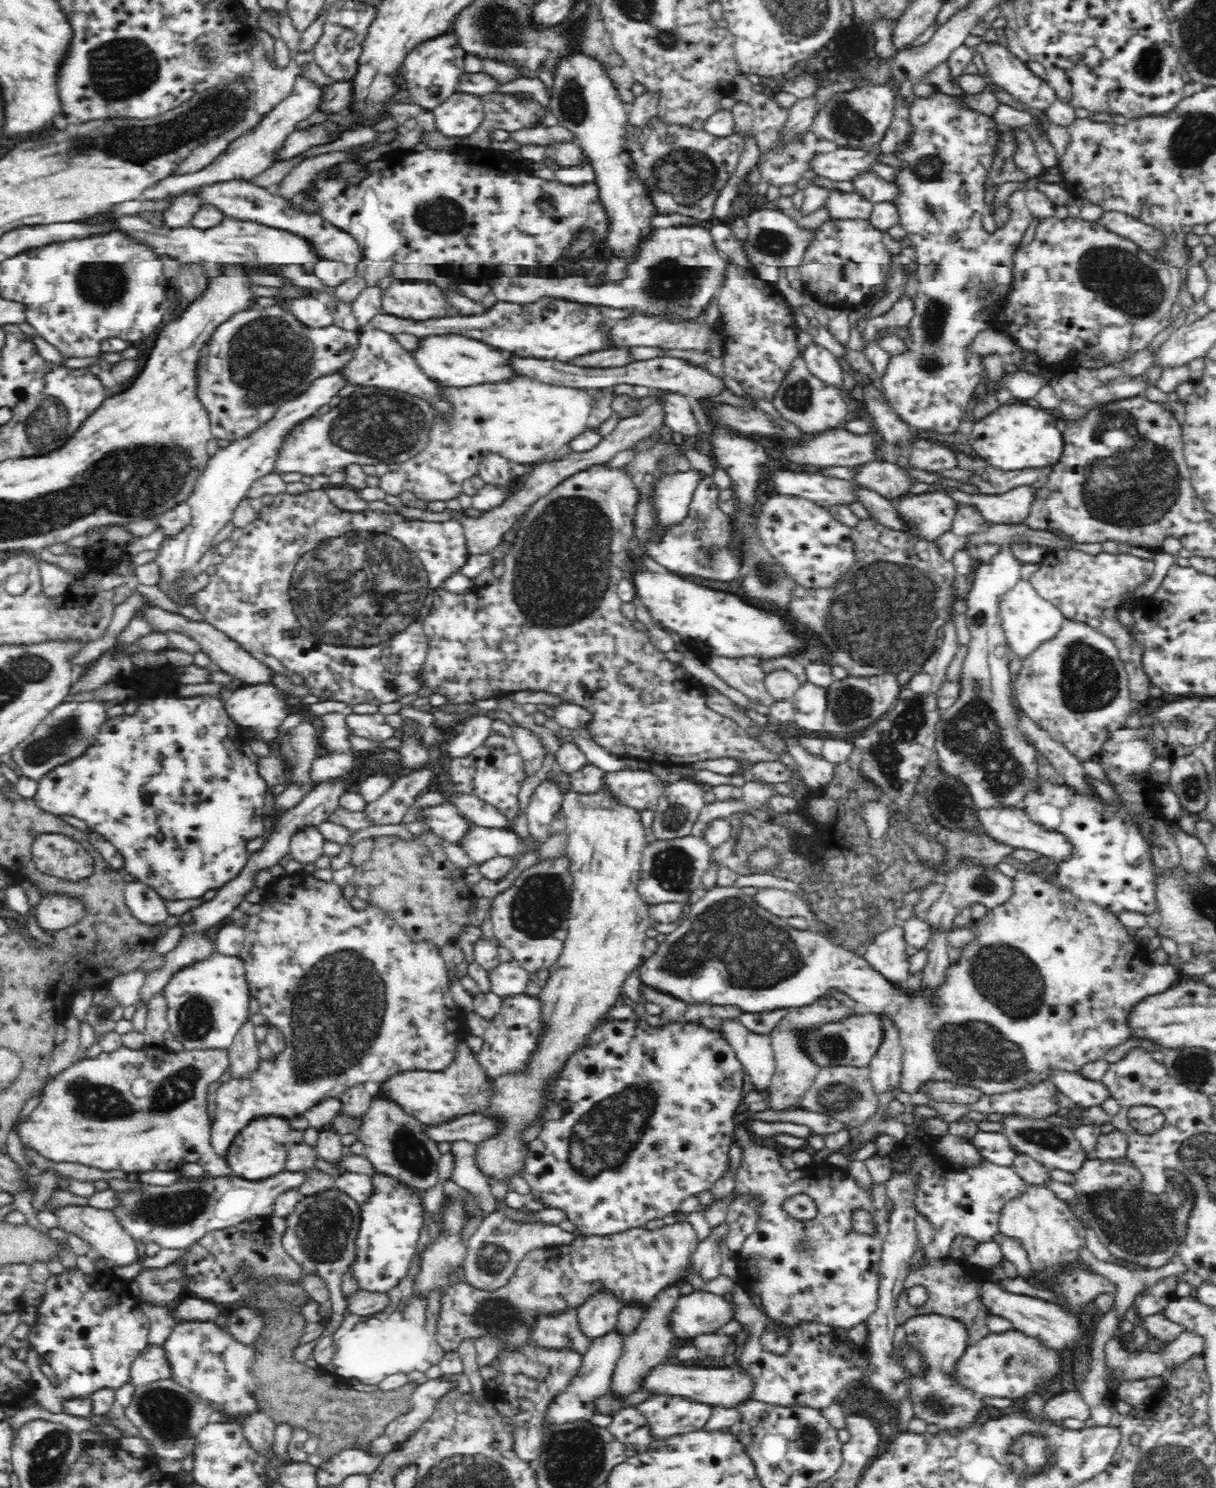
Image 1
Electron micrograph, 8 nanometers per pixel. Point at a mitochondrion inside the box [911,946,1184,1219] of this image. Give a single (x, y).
(975, 1051)

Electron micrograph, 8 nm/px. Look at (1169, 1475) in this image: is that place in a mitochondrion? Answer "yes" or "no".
yes

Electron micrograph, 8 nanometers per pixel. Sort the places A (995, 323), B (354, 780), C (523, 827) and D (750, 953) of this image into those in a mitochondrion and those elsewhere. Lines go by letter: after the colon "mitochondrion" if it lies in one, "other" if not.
A: other
B: other
C: other
D: mitochondrion

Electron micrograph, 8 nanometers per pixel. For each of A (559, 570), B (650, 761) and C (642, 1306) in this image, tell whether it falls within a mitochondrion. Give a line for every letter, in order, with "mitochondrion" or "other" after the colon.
A: mitochondrion
B: other
C: other

